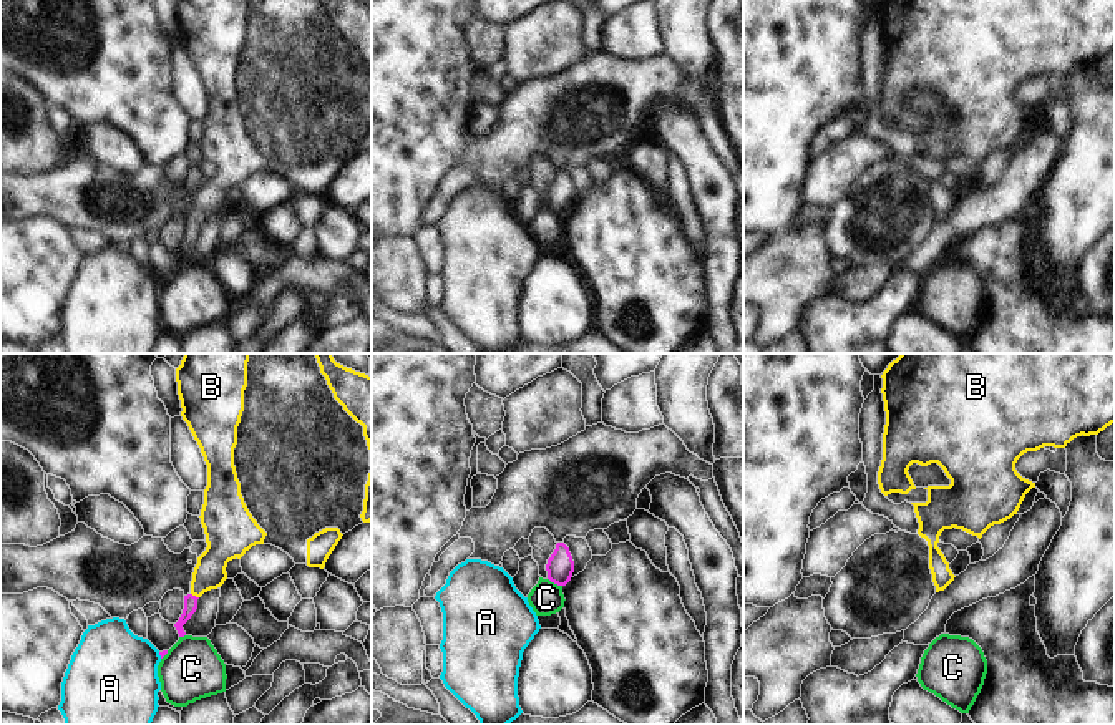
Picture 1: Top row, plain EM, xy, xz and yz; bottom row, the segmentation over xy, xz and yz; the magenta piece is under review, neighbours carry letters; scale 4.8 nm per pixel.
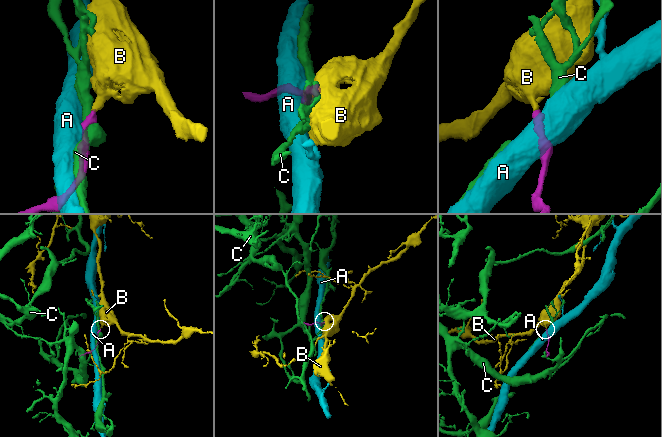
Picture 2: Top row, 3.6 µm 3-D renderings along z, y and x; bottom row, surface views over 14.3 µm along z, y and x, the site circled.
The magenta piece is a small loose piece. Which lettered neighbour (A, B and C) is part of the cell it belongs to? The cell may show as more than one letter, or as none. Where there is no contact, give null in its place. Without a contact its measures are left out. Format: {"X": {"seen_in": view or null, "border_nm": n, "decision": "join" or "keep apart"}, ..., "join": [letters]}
{"A": {"seen_in": "xy", "border_nm": 40, "decision": "keep apart"}, "B": {"seen_in": "xy", "border_nm": 50, "decision": "join"}, "C": {"seen_in": "xz", "border_nm": 80, "decision": "keep apart"}, "join": ["B"]}

